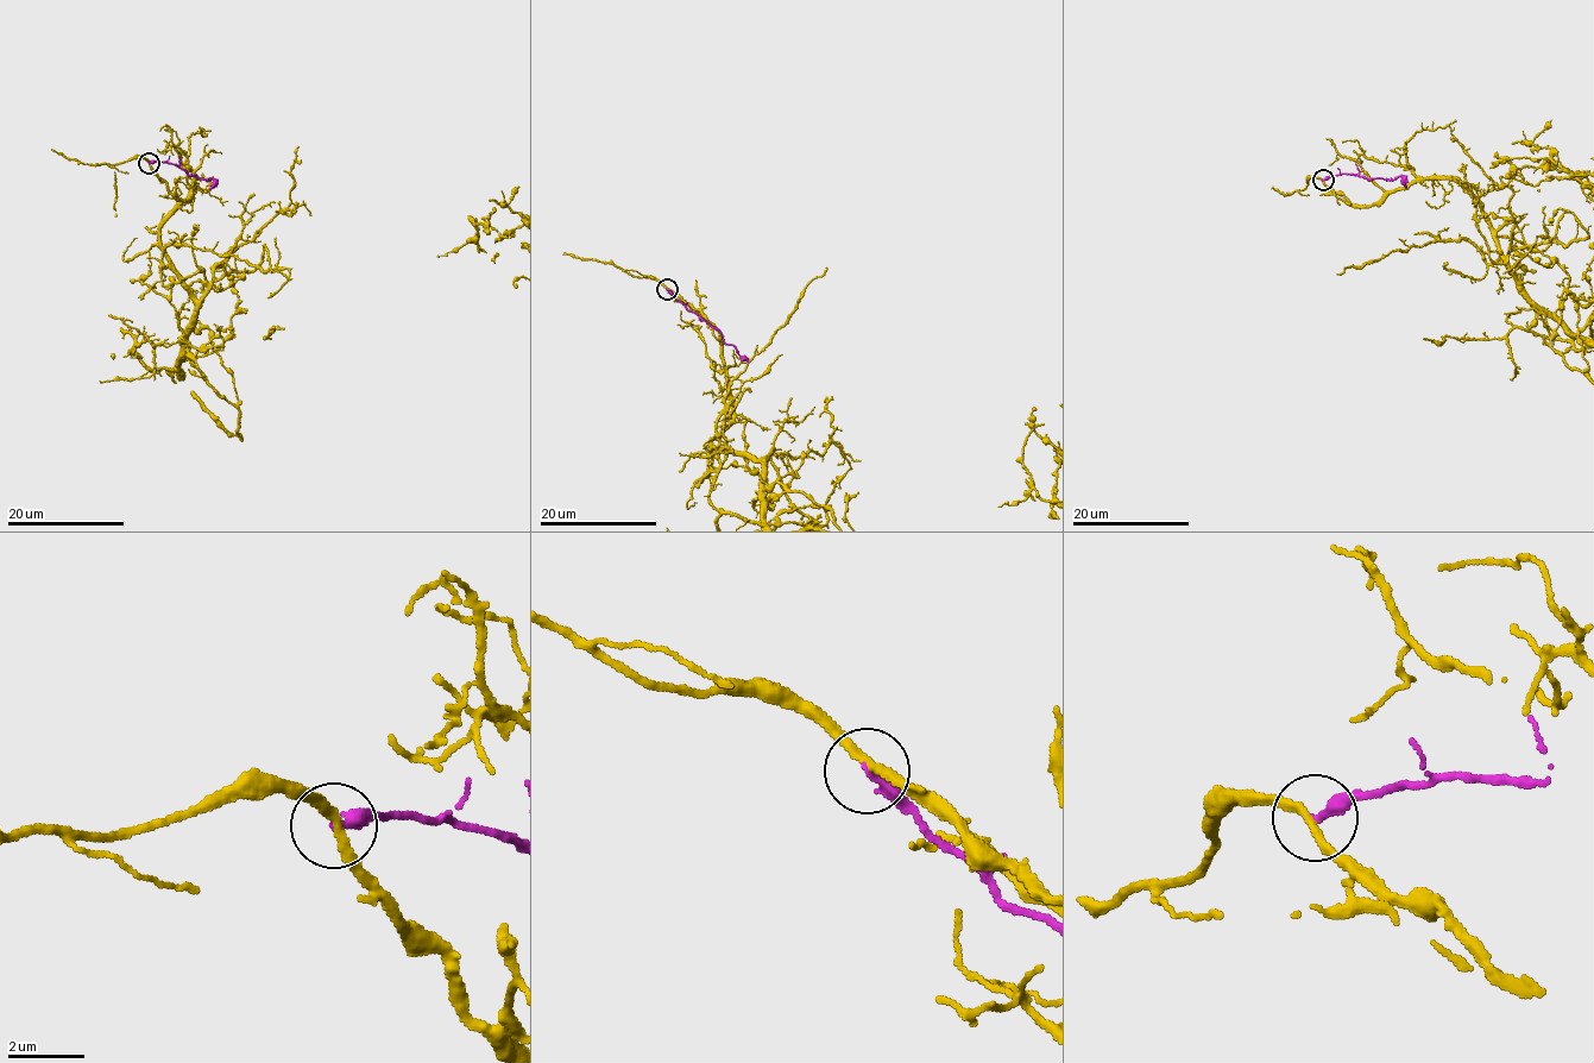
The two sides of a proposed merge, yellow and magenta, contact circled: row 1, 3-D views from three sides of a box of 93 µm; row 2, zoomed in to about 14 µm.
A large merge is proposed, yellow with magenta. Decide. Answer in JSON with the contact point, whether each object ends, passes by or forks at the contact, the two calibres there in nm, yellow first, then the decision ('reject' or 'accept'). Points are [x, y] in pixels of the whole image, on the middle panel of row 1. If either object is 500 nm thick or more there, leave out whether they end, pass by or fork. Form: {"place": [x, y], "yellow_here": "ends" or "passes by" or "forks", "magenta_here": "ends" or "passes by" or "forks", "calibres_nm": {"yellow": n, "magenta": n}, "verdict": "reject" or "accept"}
{"place": [667, 289], "yellow_here": "passes by", "magenta_here": "ends", "calibres_nm": {"yellow": 240, "magenta": 280}, "verdict": "reject"}

